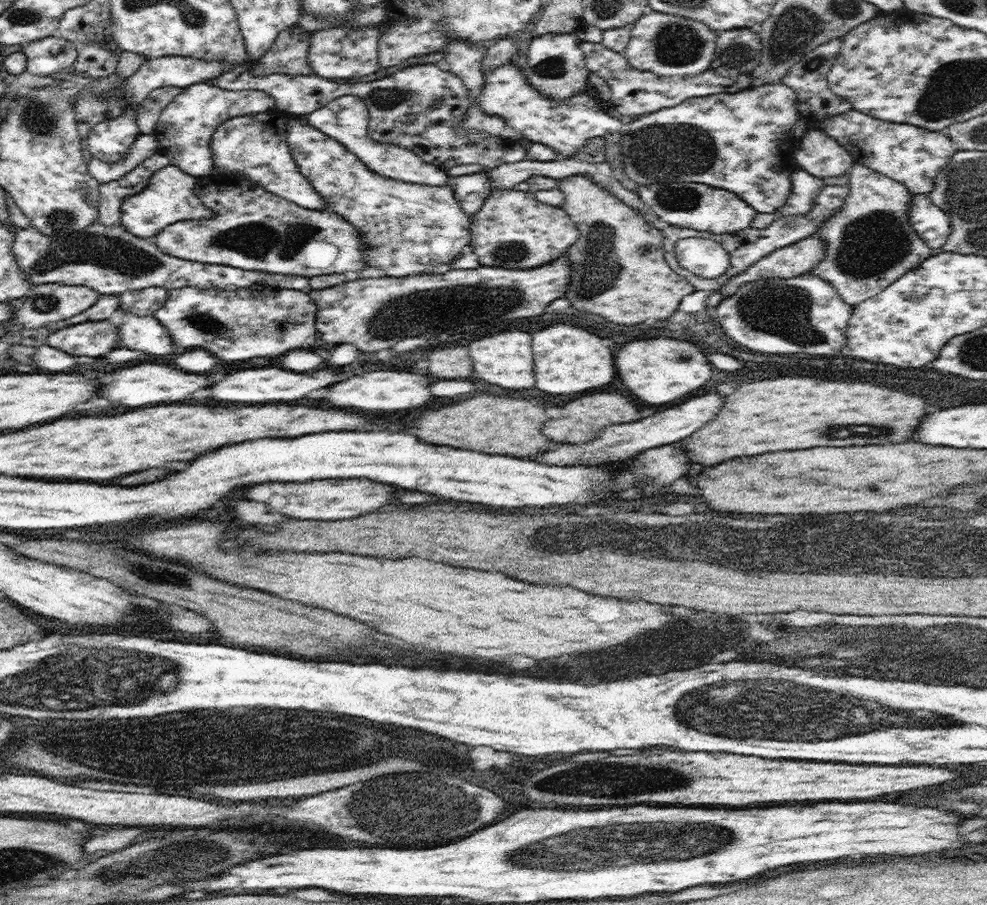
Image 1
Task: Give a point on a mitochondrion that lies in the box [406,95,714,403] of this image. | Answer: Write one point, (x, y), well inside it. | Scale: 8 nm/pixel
(600, 267)

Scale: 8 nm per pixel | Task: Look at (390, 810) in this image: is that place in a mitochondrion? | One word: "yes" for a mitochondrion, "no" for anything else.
yes

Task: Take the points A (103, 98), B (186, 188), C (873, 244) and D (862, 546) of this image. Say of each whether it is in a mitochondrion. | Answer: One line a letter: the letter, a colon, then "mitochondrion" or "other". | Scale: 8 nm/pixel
A: mitochondrion
B: other
C: mitochondrion
D: mitochondrion

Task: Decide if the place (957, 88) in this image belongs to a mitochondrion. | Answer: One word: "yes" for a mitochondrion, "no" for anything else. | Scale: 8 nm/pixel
yes

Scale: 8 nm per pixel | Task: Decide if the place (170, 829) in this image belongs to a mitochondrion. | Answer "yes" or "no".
no

